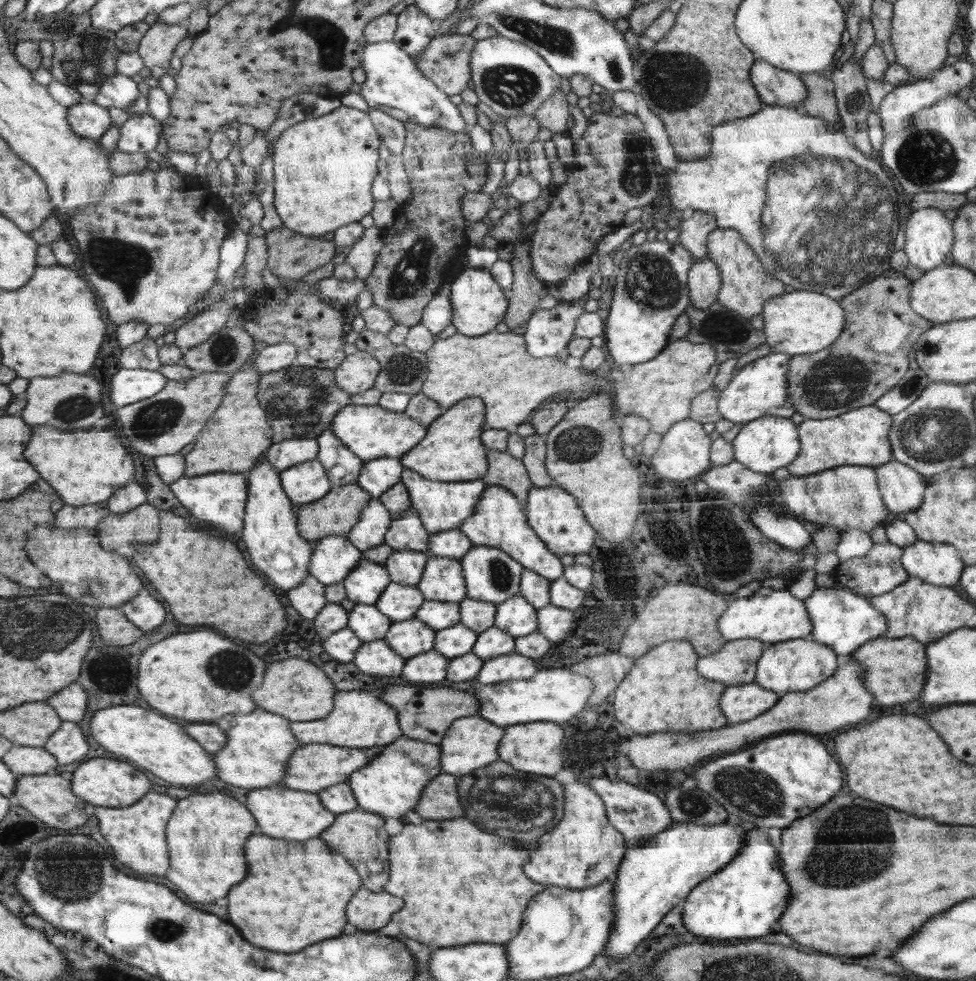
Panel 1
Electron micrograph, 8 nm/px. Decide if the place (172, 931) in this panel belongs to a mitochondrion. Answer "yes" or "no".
yes

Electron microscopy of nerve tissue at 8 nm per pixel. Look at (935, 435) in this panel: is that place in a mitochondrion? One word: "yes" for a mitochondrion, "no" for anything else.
yes

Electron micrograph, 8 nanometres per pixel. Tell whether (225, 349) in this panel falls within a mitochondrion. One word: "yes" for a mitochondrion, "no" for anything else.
yes

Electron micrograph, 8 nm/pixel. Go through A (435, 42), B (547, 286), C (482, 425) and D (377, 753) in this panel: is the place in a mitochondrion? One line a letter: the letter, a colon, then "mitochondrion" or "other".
A: other
B: other
C: other
D: other

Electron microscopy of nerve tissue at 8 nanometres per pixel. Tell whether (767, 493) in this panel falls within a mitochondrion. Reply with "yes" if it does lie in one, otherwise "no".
no

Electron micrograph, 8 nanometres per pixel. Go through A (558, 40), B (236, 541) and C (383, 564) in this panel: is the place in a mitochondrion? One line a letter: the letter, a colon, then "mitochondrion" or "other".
A: mitochondrion
B: other
C: other

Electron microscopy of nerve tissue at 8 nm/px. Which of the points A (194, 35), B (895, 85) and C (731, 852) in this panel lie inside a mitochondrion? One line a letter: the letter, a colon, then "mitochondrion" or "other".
A: other
B: other
C: other

